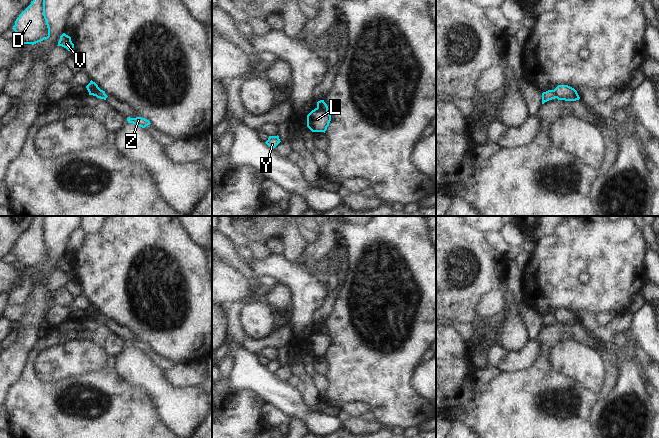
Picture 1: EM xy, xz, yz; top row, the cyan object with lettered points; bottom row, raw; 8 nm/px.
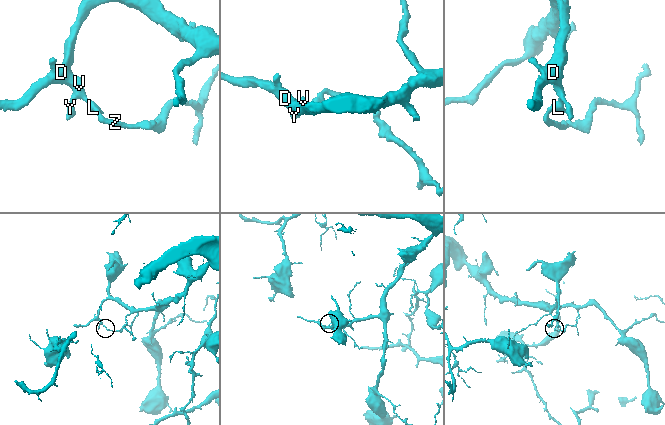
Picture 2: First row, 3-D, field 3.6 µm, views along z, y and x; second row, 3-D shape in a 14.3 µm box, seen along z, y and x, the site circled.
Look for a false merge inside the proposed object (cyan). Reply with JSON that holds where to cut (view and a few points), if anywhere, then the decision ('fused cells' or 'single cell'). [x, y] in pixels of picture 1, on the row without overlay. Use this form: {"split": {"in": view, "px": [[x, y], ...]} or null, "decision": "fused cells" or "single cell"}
{"split": {"in": "xz", "px": [[317, 331], [327, 336]]}, "decision": "fused cells"}

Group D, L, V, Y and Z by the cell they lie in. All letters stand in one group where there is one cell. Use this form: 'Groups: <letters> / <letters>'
Groups: D L V Y / Z

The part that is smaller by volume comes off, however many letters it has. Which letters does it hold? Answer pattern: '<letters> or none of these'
Z

